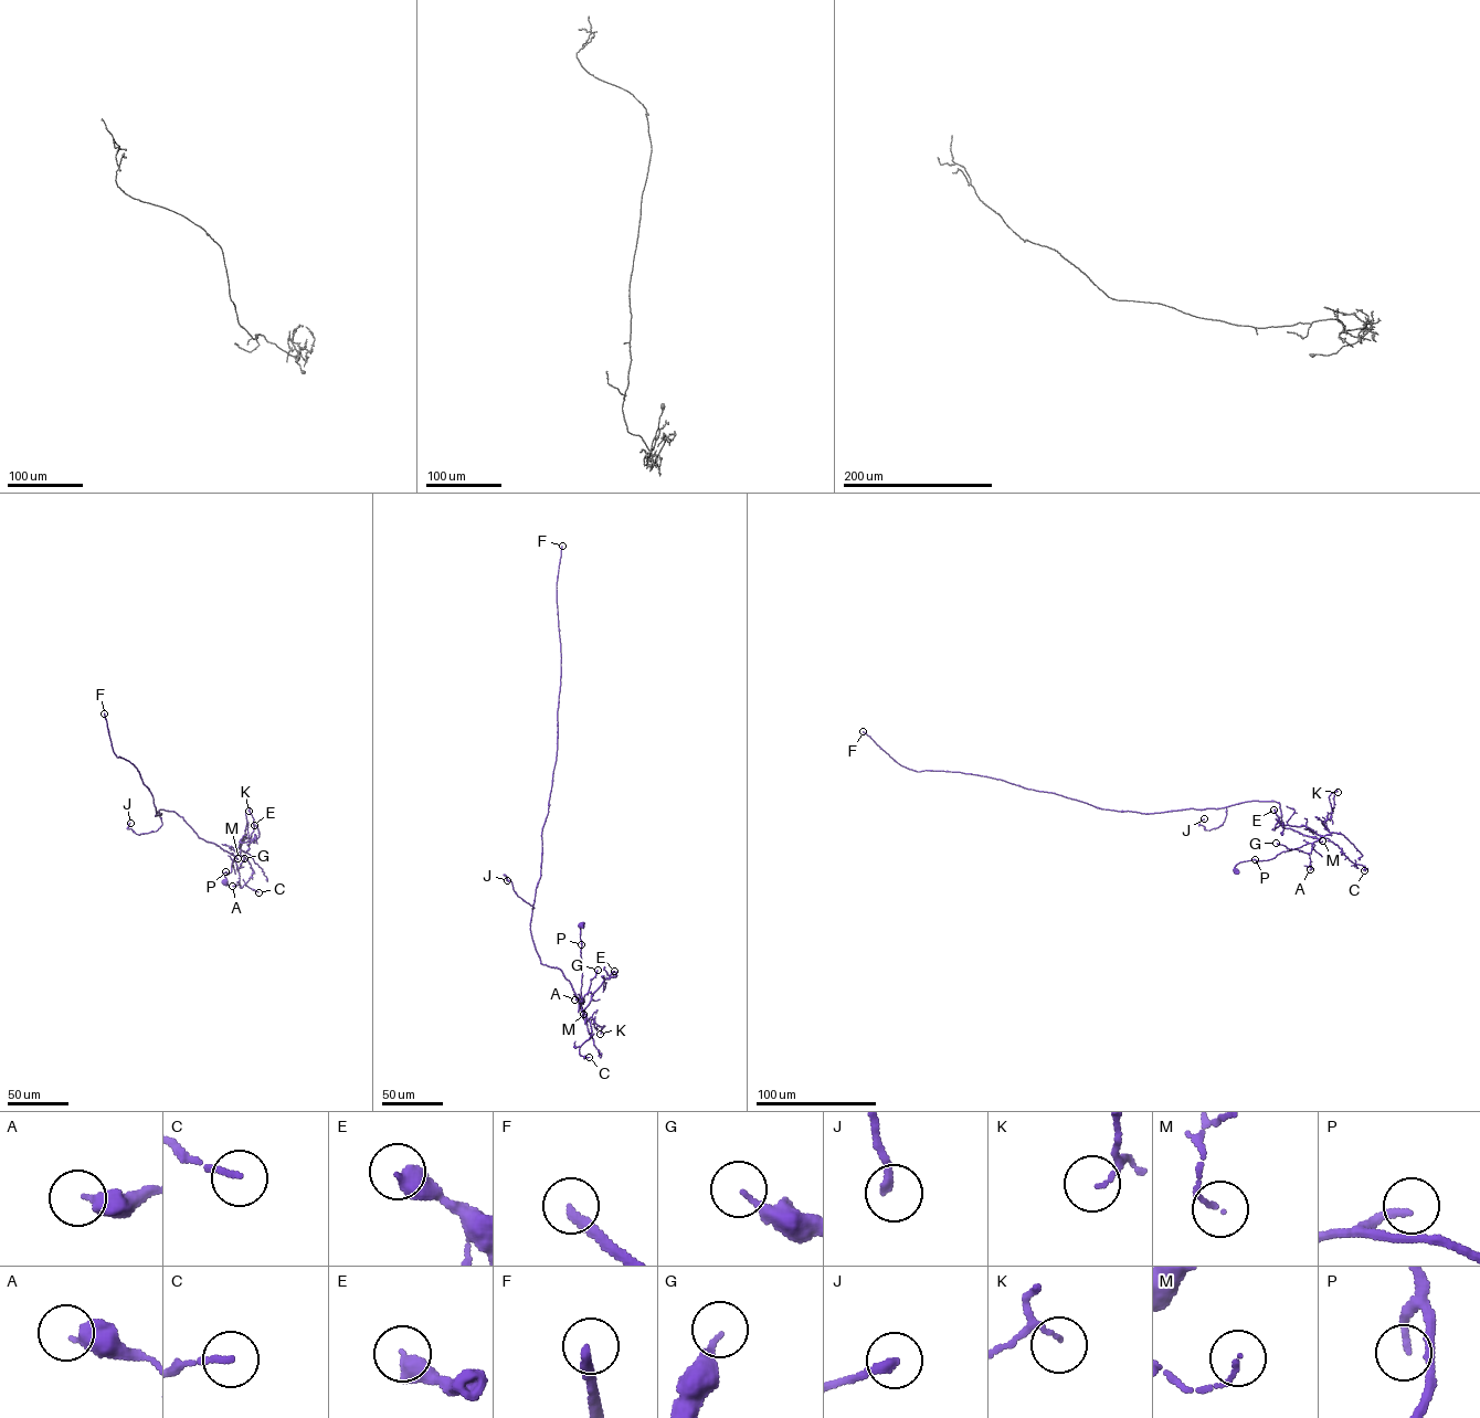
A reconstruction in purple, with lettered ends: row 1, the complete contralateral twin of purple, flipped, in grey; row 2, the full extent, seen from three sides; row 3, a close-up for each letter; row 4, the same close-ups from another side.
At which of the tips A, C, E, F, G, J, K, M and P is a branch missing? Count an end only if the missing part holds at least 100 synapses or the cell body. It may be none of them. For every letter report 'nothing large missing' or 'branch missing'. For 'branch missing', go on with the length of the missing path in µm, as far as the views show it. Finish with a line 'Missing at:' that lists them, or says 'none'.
A: nothing large missing
C: nothing large missing
E: nothing large missing
F: branch missing; about 400 µm are missing
G: nothing large missing
J: nothing large missing
K: nothing large missing
M: nothing large missing
P: nothing large missing
Missing at: F

